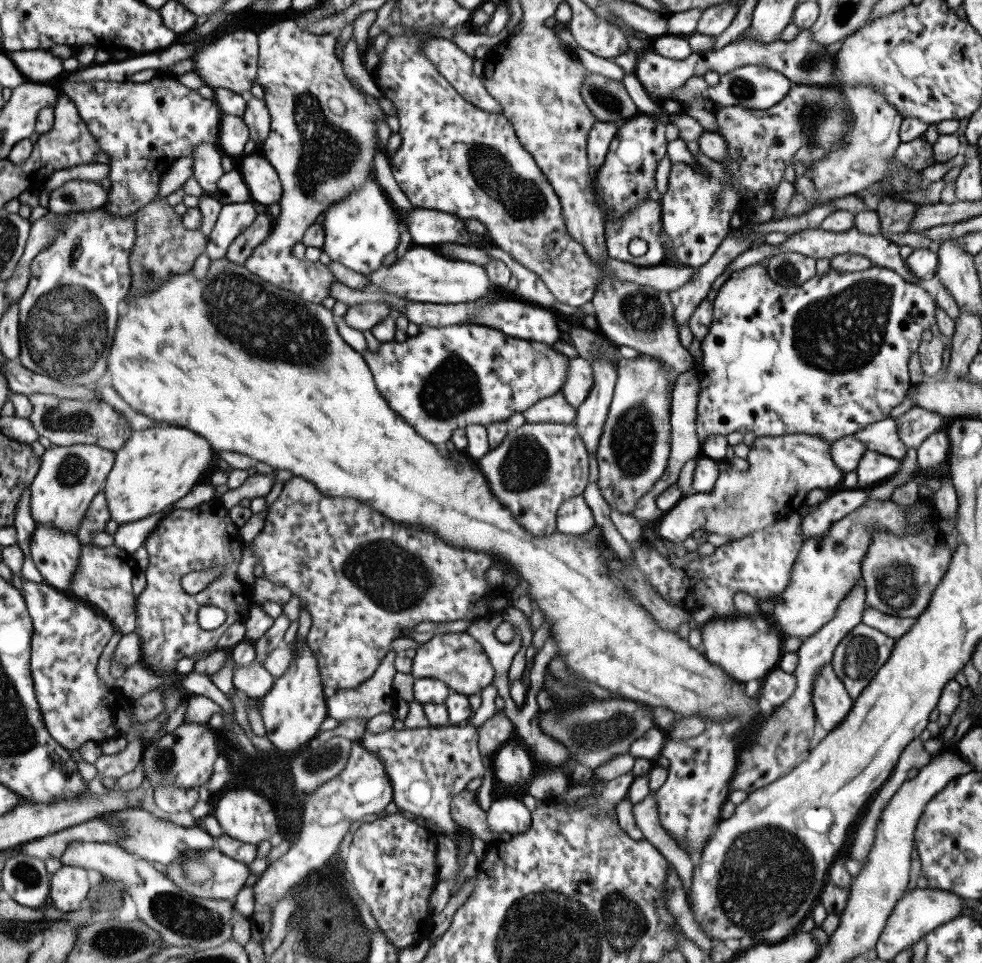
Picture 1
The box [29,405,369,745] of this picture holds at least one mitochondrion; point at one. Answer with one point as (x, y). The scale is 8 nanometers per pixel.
(73, 470)

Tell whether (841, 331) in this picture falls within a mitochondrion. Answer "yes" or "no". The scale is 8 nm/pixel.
yes

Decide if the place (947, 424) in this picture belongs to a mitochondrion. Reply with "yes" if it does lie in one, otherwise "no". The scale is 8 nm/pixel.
no

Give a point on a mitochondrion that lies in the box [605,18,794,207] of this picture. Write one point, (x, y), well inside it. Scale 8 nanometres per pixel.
(737, 83)

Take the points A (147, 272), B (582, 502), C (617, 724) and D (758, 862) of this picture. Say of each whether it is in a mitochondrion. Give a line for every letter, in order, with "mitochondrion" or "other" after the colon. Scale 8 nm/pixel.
A: mitochondrion
B: other
C: mitochondrion
D: mitochondrion

